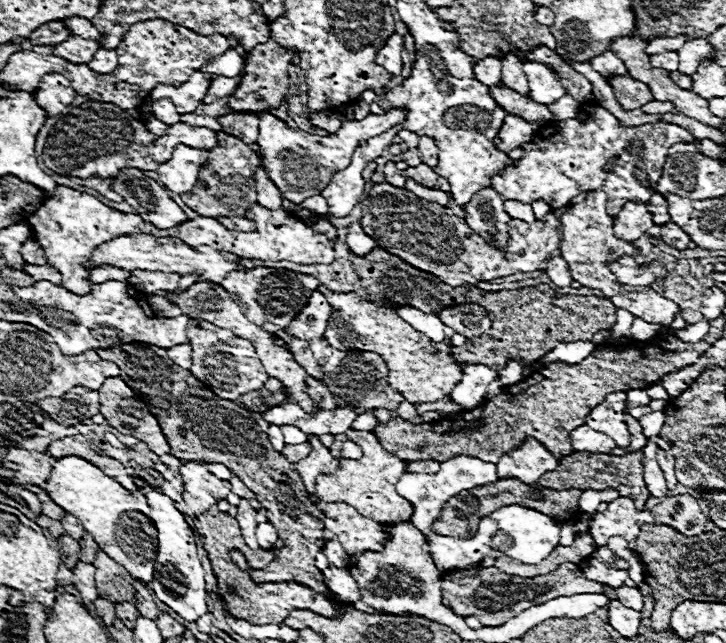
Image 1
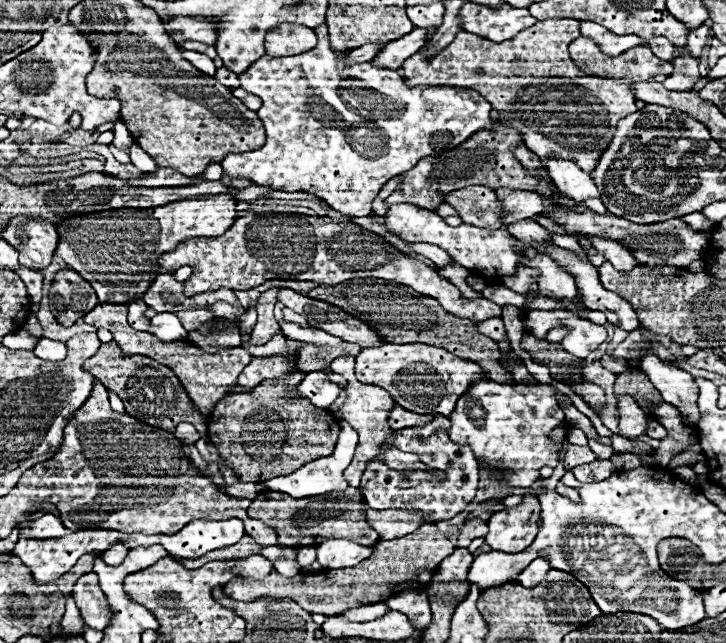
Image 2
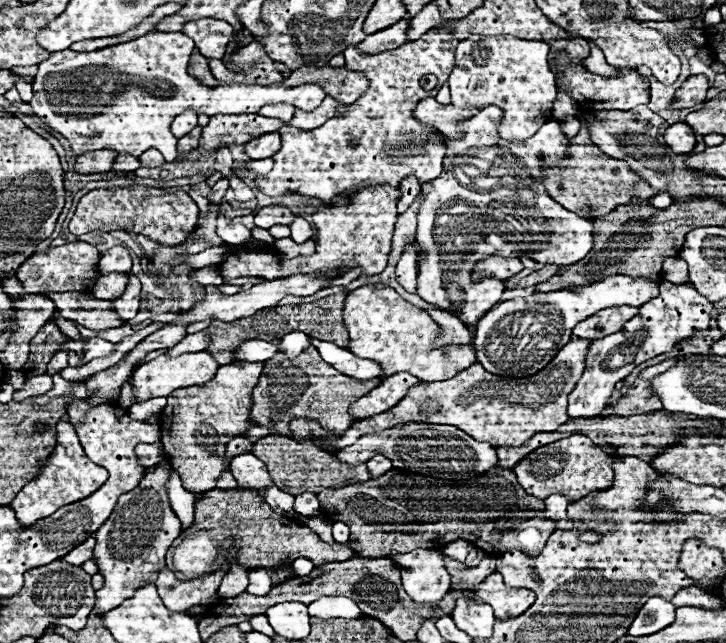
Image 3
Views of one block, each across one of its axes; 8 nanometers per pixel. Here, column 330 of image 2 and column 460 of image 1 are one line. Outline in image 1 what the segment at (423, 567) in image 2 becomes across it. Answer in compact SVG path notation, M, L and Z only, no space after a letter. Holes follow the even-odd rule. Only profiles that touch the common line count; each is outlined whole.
M560 564L550 574L542 574L536 578L516 578L496 570L494 566L476 570L448 570L442 576L442 596L450 602L450 608L456 610L460 616L474 616L480 620L482 626L500 626L508 618L516 616L520 610L528 606L536 606L540 602L548 602L562 594L602 594L602 584L588 580L582 570L572 564Z

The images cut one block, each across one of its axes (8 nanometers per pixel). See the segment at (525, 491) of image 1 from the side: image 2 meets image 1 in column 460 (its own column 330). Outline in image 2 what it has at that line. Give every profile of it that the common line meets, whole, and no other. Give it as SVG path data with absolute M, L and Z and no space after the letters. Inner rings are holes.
M348 486L344 492L330 492L318 498L290 498L282 492L260 492L252 500L248 516L276 528L282 546L316 546L324 542L322 538L346 538L358 544L372 544L378 542L380 536L368 526L364 506L360 488L352 486Z

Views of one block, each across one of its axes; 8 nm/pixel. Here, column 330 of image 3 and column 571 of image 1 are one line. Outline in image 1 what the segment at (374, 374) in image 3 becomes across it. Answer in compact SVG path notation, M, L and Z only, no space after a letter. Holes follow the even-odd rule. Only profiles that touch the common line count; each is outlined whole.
M570 342L570 344L560 344L554 350L550 350L542 360L540 360L540 370L546 368L552 362L564 362L564 364L580 364L582 360L588 358L588 354L592 354L592 350L596 350L596 346L592 342Z

